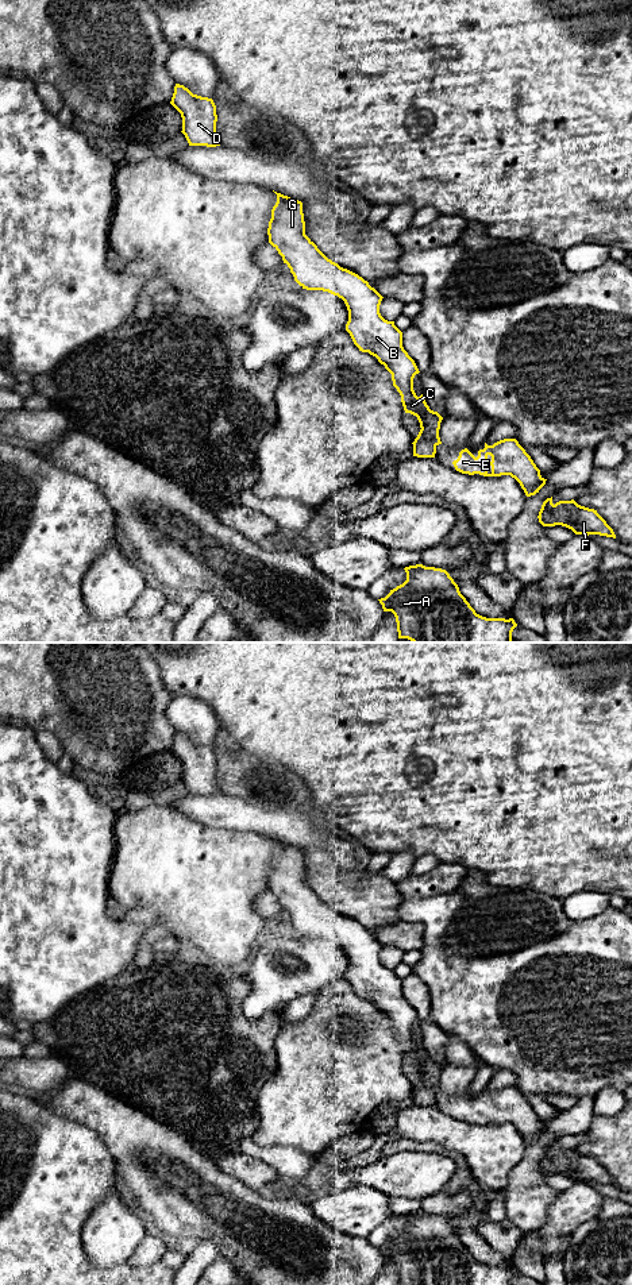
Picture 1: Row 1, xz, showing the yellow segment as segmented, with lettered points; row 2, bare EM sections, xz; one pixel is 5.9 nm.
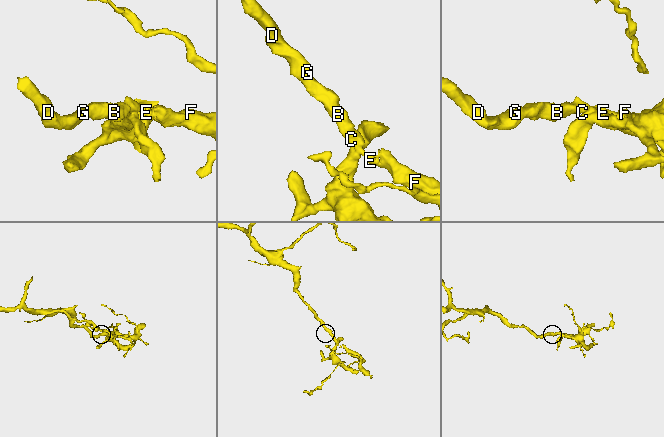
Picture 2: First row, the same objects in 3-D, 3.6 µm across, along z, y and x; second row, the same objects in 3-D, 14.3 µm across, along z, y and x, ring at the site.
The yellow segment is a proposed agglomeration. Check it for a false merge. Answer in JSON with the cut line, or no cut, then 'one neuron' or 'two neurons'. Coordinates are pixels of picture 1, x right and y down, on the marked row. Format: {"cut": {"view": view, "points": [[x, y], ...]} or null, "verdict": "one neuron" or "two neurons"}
{"cut": {"view": "xz", "points": [[430, 413], [427, 425], [434, 432], [438, 432]]}, "verdict": "two neurons"}

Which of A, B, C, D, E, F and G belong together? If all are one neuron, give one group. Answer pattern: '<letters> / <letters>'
A / B C D E F G

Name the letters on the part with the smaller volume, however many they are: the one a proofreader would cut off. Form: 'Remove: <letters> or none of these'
Remove: A

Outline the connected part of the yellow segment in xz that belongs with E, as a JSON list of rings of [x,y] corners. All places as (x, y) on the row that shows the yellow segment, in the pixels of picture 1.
[[[504,439],[493,445],[485,443],[477,458],[465,448],[452,464],[456,471],[469,475],[510,475],[520,483],[527,497],[539,493],[547,481],[516,439]]]

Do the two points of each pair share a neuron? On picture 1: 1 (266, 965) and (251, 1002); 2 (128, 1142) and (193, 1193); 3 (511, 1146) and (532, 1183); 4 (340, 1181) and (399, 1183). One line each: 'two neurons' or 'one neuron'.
1: one neuron
2: one neuron
3: two neurons
4: one neuron

